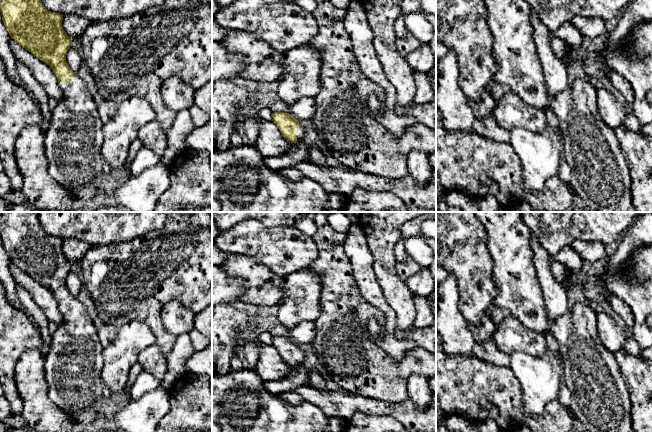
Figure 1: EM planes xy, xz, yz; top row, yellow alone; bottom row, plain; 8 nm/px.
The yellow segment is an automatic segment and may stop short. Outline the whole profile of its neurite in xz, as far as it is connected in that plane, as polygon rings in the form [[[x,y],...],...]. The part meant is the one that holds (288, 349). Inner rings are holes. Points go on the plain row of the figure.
[[[274,336],[272,345],[279,352],[282,360],[291,367],[304,364],[305,354],[297,343],[289,337]]]

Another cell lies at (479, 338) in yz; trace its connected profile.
[[[492,303],[488,306],[483,322],[479,325],[468,323],[468,328],[472,332],[473,339],[477,344],[483,344],[493,339],[494,333],[501,322],[510,317],[511,314],[507,309],[500,308]]]

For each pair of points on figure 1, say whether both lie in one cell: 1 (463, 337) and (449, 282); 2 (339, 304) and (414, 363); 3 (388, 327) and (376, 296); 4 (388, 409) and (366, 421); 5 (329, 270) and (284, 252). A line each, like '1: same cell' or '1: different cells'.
1: same cell
2: same cell
3: same cell
4: different cells
5: different cells

